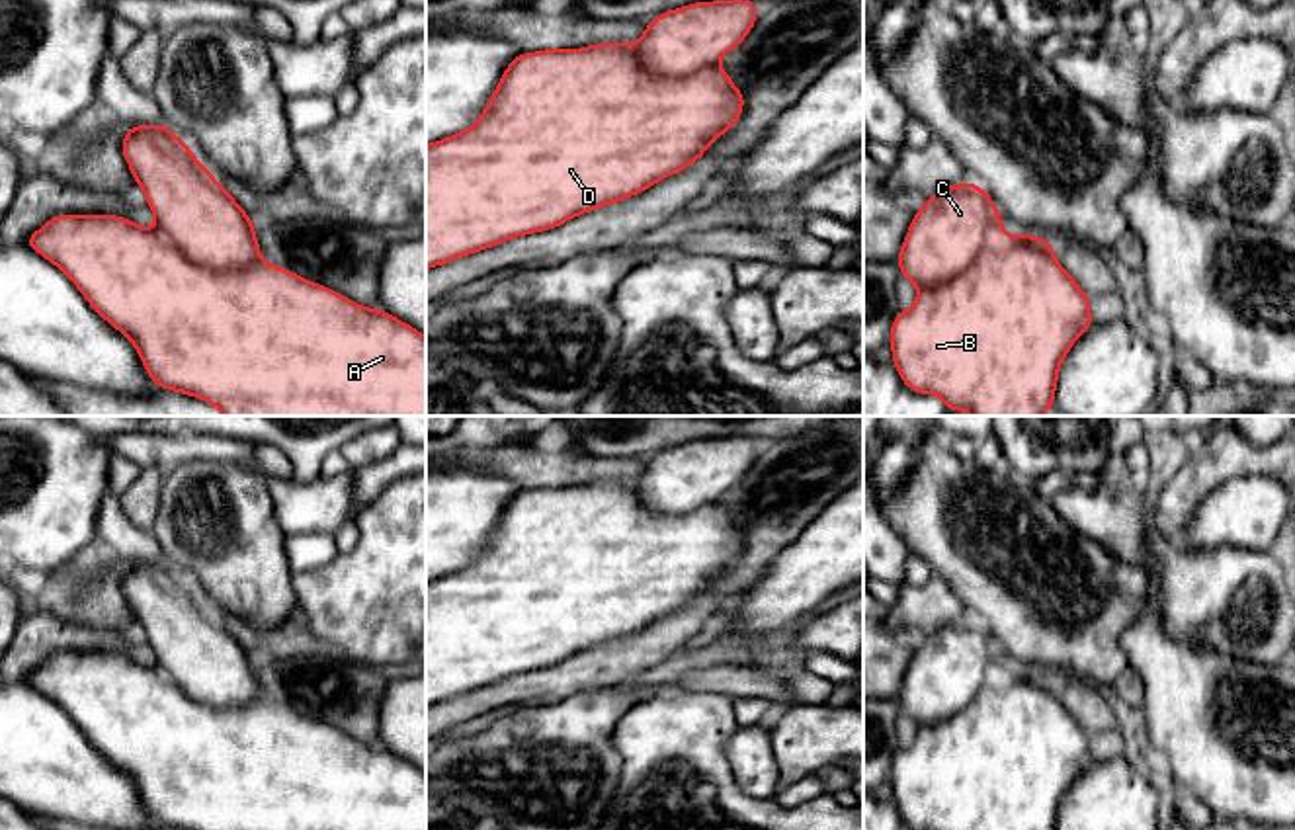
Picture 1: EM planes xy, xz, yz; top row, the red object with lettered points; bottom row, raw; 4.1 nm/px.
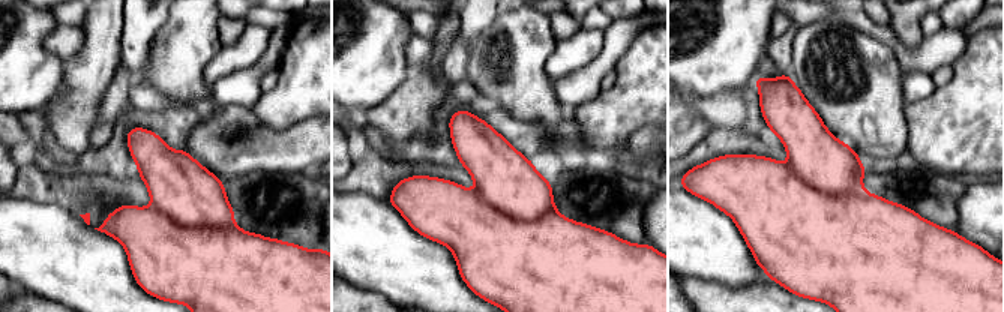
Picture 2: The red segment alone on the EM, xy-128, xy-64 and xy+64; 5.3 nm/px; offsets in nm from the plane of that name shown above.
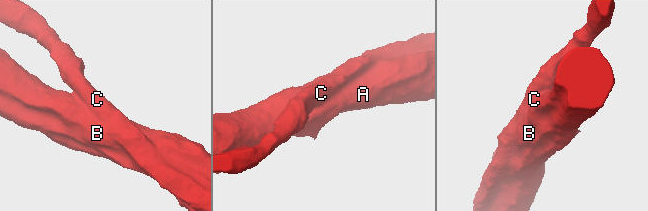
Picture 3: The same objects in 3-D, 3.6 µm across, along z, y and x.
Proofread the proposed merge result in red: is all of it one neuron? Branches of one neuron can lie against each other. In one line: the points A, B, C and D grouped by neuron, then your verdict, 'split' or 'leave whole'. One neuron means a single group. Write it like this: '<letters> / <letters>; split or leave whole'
A B D / C; split

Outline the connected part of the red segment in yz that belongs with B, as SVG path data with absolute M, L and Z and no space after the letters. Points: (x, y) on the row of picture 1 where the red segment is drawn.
M1002 234L959 275L918 289L912 307L895 314L891 361L910 391L940 396L947 412L1043 416L1055 406L1061 363L1092 324L1090 297L1059 264L1051 240Z

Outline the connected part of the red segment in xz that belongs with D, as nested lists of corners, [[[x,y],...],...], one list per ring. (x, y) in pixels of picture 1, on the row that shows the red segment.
[[[635,43],[520,53],[475,125],[426,145],[426,270],[514,236],[557,228],[652,187],[699,160],[713,141],[738,123],[742,109],[744,94],[721,64],[688,76],[654,76],[641,66]]]

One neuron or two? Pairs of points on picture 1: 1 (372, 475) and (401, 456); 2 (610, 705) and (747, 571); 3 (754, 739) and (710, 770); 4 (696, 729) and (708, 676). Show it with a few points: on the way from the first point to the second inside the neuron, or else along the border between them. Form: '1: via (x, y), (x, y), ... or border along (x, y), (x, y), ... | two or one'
1: via (379, 475), (393, 463) | one
2: border along (618, 686), (573, 694) | two
3: border along (737, 727), (725, 756), (733, 780), (752, 797) | two
4: border along (682, 688), (725, 694), (733, 700) | two

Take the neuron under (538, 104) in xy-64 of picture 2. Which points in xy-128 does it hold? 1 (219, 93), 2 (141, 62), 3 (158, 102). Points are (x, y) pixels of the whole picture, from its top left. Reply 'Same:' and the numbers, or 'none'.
Same: none

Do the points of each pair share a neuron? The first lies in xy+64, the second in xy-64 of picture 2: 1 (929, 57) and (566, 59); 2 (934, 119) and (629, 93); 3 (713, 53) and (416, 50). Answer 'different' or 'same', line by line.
1: same
2: same
3: different

